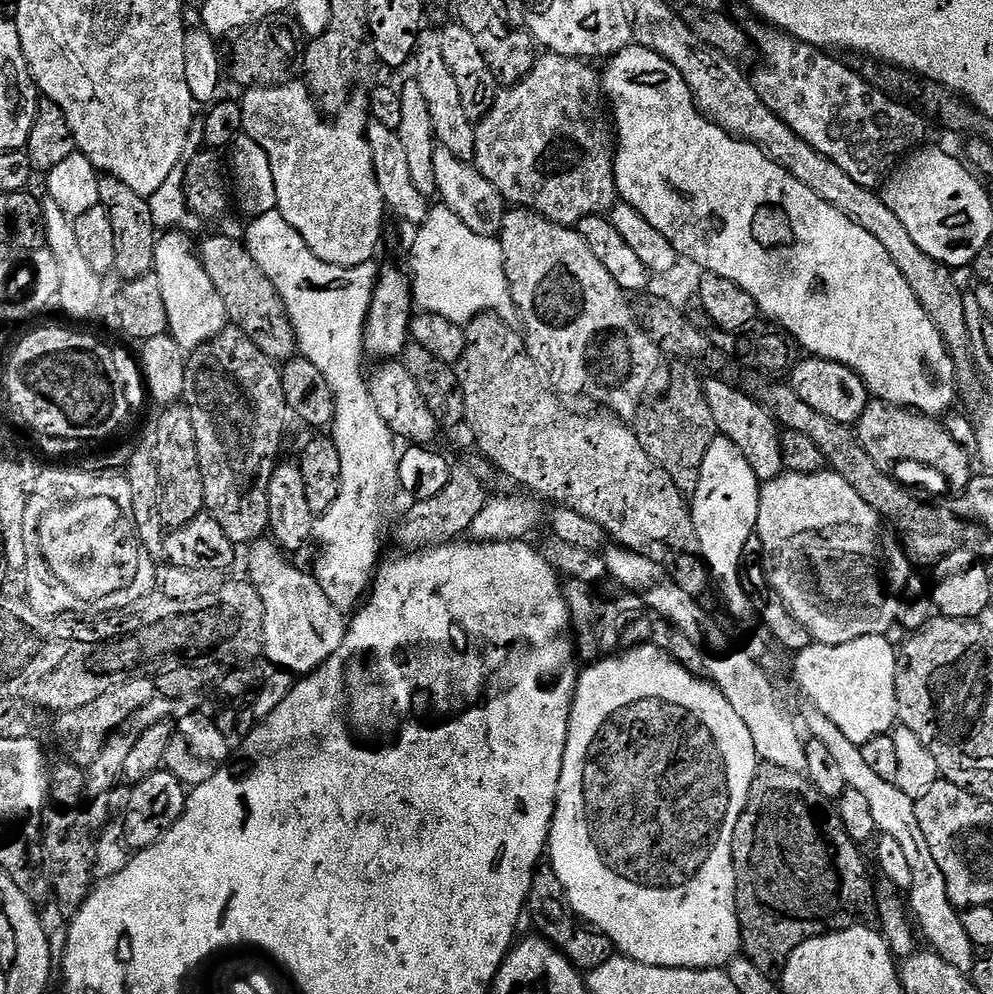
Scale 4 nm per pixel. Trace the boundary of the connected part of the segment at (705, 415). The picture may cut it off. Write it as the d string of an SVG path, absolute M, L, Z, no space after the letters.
M695 371L680 372L668 384L664 397L639 417L638 435L646 454L678 486L678 490L691 494L698 490L698 478L702 474L702 461L706 458L706 450L710 450L710 442L714 442L717 430L714 426L714 414L706 402L704 386Z

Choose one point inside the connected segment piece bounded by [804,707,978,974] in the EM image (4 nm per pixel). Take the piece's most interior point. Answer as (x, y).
(895, 815)

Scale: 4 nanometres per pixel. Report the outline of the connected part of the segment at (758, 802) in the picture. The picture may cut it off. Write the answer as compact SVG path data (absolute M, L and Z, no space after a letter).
M761 763L757 767L748 800L734 826L732 861L736 871L736 923L740 927L742 950L746 958L754 962L758 970L762 970L762 974L772 976L779 973L784 963L790 958L790 954L794 954L794 950L798 950L798 946L802 946L802 942L810 938L827 936L830 932L841 932L847 928L857 927L861 922L871 921L868 920L871 916L873 919L874 911L878 906L878 892L874 884L872 888L872 876L868 873L868 864L860 852L863 852L861 845L854 843L850 834L846 834L839 811L801 773L791 772L773 764Z

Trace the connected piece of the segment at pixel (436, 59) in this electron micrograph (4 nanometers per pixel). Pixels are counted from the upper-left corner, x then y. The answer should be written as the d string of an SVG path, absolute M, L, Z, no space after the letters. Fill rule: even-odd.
M421 31L416 43L416 76L414 83L422 90L422 96L426 98L426 110L430 110L430 122L434 126L439 147L450 150L454 158L467 160L476 159L476 124L466 118L466 110L462 107L462 94L458 90L458 82L450 69L446 67L446 58L442 55L442 38L440 32Z

